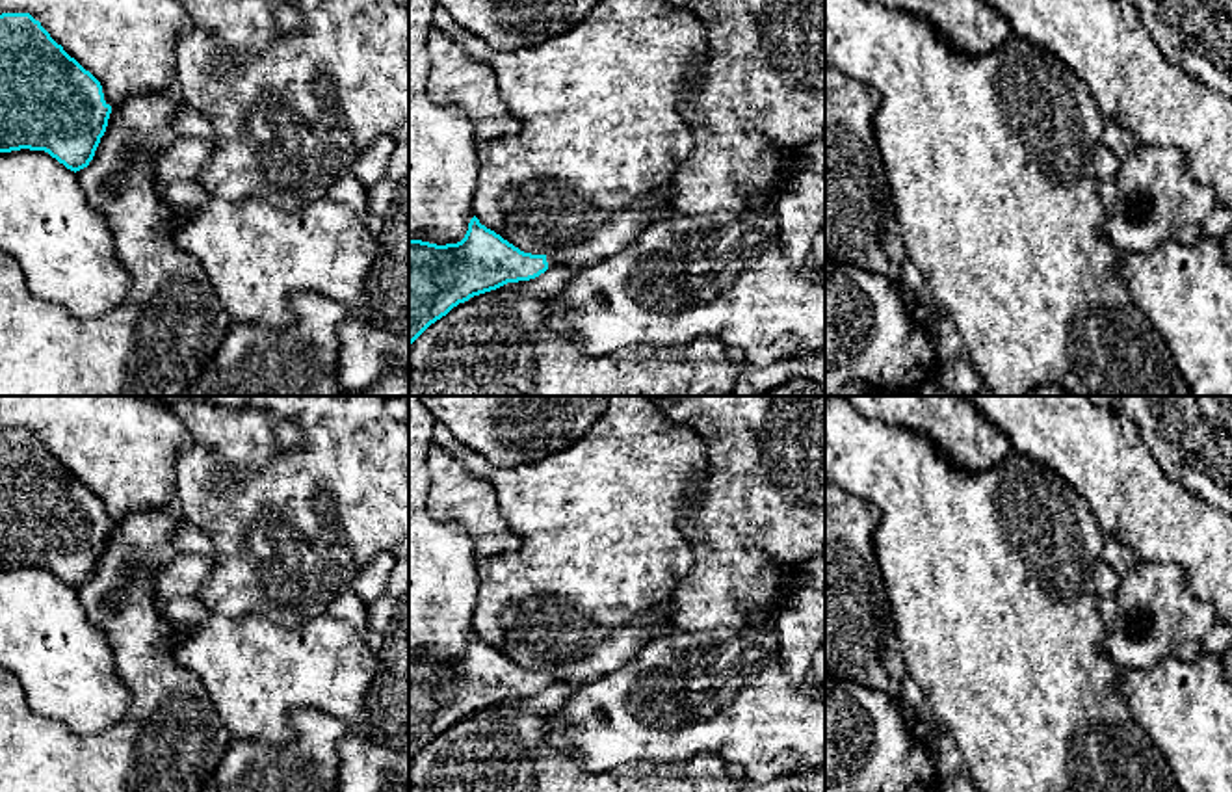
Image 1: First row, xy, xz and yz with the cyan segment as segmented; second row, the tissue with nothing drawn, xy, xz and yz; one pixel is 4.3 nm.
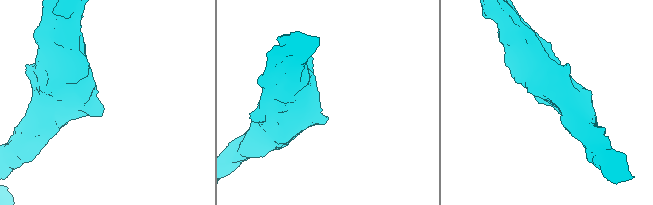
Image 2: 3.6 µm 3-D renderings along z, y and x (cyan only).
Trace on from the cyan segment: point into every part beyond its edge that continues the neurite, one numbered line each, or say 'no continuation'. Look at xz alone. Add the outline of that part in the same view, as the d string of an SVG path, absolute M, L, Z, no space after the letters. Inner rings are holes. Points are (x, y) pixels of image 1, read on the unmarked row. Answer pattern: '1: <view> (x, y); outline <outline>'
1: xz (625, 642); outline M667 604L637 614L626 625L613 628L589 656L546 671L548 684L583 684L611 673L632 660L650 640L660 638L654 630L658 623L665 625L665 634L678 630L671 621Z

